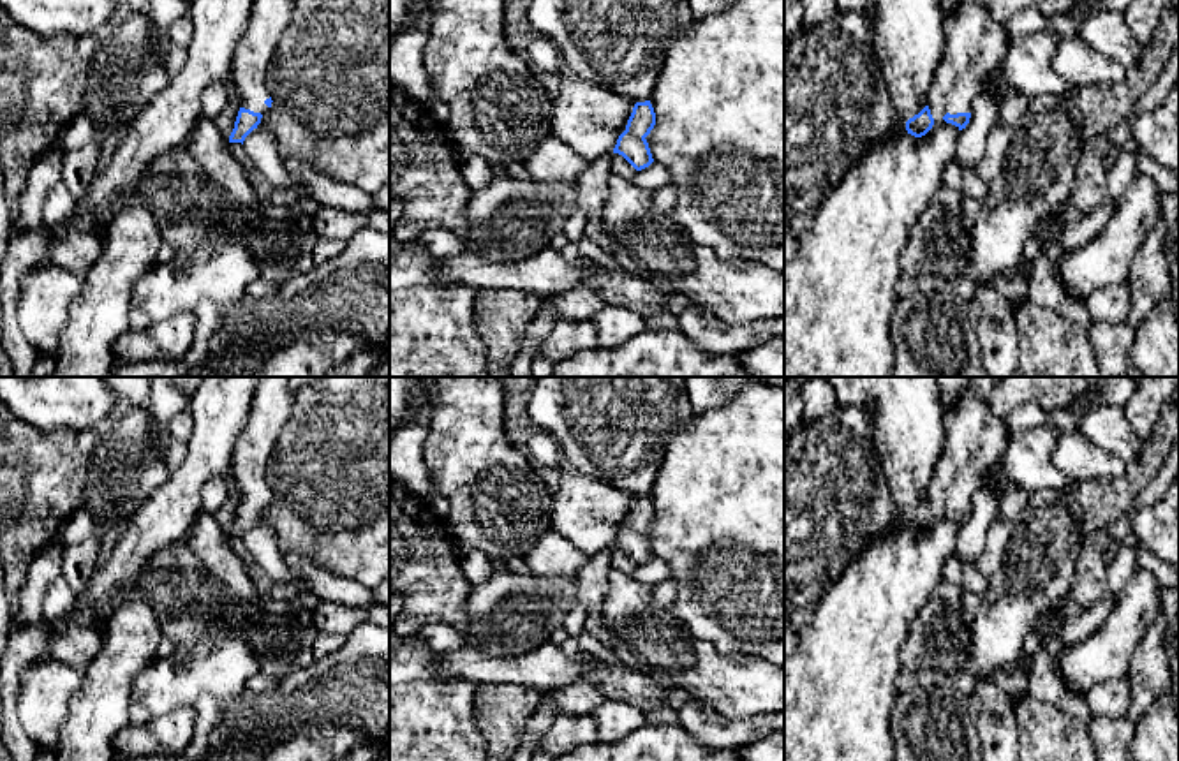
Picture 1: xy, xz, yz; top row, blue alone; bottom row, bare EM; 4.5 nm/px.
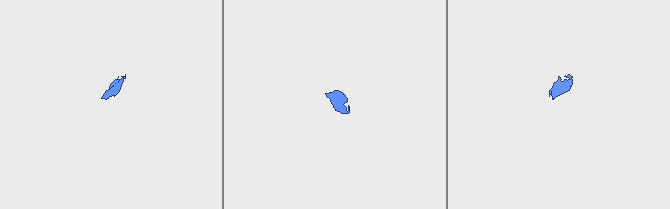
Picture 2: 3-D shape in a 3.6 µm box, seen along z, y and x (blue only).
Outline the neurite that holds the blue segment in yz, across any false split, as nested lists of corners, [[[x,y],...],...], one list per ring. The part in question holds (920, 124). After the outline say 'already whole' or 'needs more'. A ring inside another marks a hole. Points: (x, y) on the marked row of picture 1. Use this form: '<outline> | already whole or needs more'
[[[960,0],[946,19],[946,49],[927,93],[929,104],[906,122],[908,134],[922,137],[941,118],[959,130],[966,129],[973,99],[983,92],[987,76],[1001,63],[1006,49],[1005,26],[990,16],[985,5],[978,0]]] | needs more

